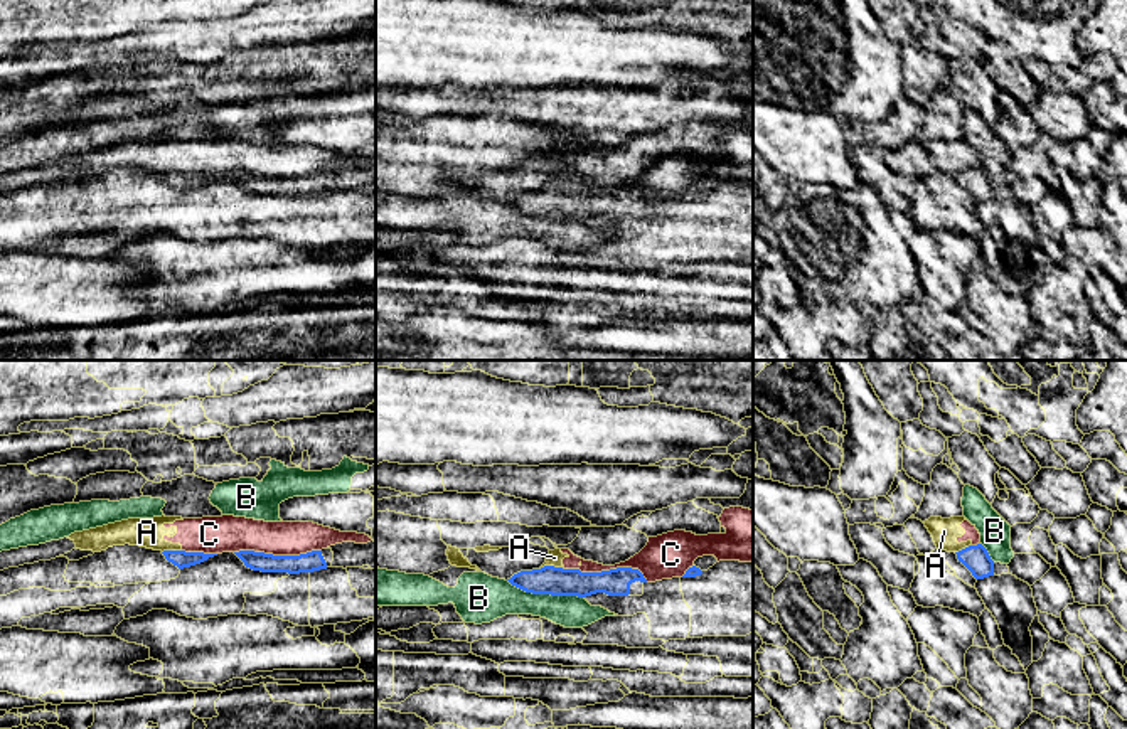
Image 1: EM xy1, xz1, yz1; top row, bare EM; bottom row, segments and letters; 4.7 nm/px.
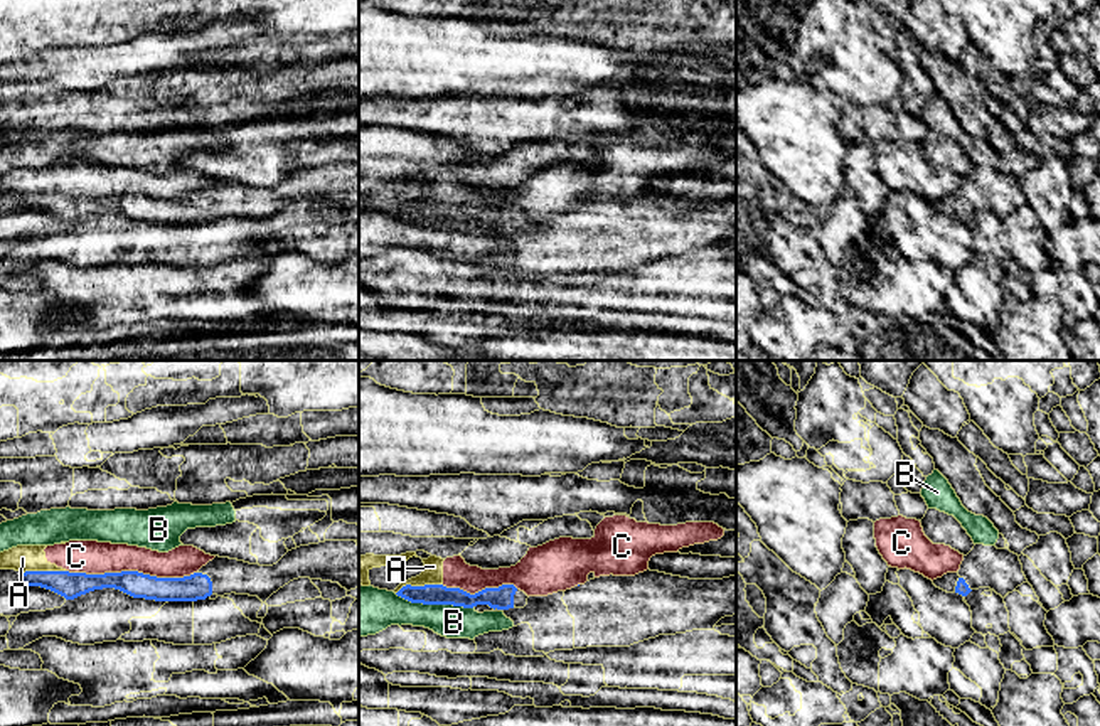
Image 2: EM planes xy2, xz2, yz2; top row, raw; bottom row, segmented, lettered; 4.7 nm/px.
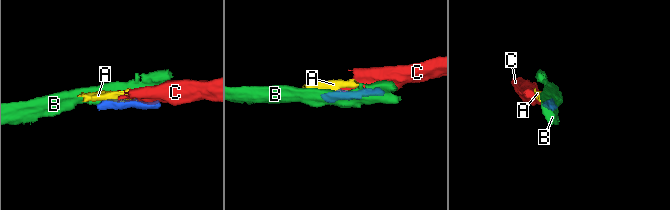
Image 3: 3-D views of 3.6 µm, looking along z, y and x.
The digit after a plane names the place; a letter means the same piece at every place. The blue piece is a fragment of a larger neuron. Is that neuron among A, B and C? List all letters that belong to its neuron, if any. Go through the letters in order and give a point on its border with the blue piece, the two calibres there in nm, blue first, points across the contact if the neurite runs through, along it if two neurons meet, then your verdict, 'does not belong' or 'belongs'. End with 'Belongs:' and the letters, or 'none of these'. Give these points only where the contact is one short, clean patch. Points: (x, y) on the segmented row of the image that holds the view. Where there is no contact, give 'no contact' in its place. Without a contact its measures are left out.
A: contact xz2 (418, 587); calibres 100 and 100 nm; border xz2 (442, 583), (405, 585), (396, 593); does not belong
B: contact xz2 (433, 603); calibres 100 and 190 nm; border xz2 (395, 593), (411, 602), (452, 603), (472, 608); does not belong
C: contact xy2 (132, 571); calibres 120 and 160 nm; does not belong
Belongs: none of these

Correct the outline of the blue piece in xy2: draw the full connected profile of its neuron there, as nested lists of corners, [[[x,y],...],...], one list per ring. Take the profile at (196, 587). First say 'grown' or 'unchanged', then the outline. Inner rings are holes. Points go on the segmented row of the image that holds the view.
grown | [[[325,541],[288,551],[276,564],[259,566],[216,556],[197,573],[184,578],[157,578],[138,571],[86,574],[69,571],[25,571],[20,583],[51,590],[74,600],[94,590],[115,588],[133,598],[155,601],[197,601],[211,595],[249,595],[263,603],[298,578],[359,588],[359,544]]]

